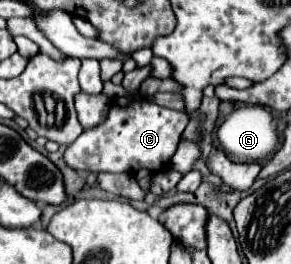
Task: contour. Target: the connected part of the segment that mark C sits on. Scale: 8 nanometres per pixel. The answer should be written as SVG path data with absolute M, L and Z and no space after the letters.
M139 95L115 97L107 119L91 131L83 131L75 143L65 151L65 163L77 171L109 171L109 173L135 173L137 169L149 169L151 173L163 171L179 143L183 129L187 127L189 117L185 113L161 107Z

